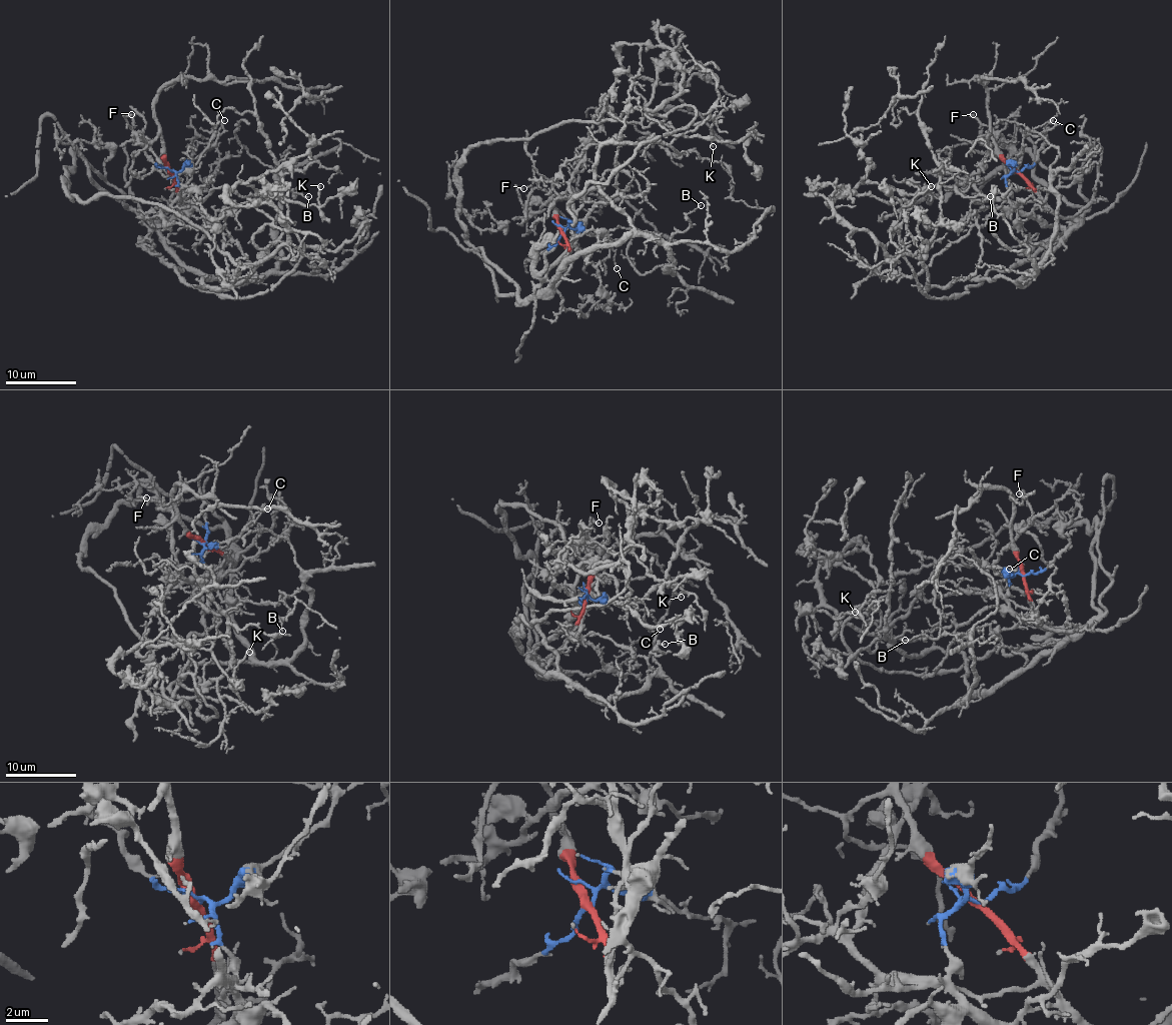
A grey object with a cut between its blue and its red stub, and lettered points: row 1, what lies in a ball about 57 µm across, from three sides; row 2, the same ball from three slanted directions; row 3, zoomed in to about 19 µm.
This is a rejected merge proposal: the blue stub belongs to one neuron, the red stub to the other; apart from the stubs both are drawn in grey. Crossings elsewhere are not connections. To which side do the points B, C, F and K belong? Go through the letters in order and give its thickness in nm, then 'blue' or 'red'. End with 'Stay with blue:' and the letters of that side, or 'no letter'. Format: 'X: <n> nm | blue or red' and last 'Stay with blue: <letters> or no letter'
B: 80 nm | red
C: 100 nm | blue
F: 150 nm | blue
K: 130 nm | red
Stay with blue: C, F

